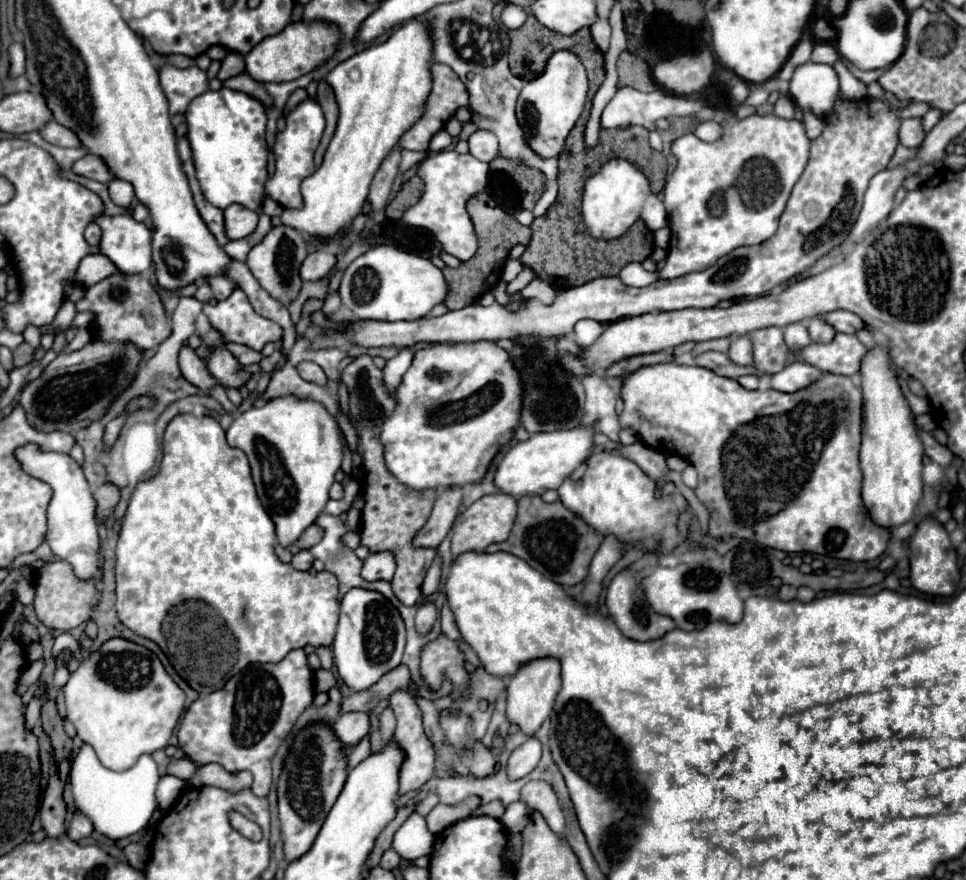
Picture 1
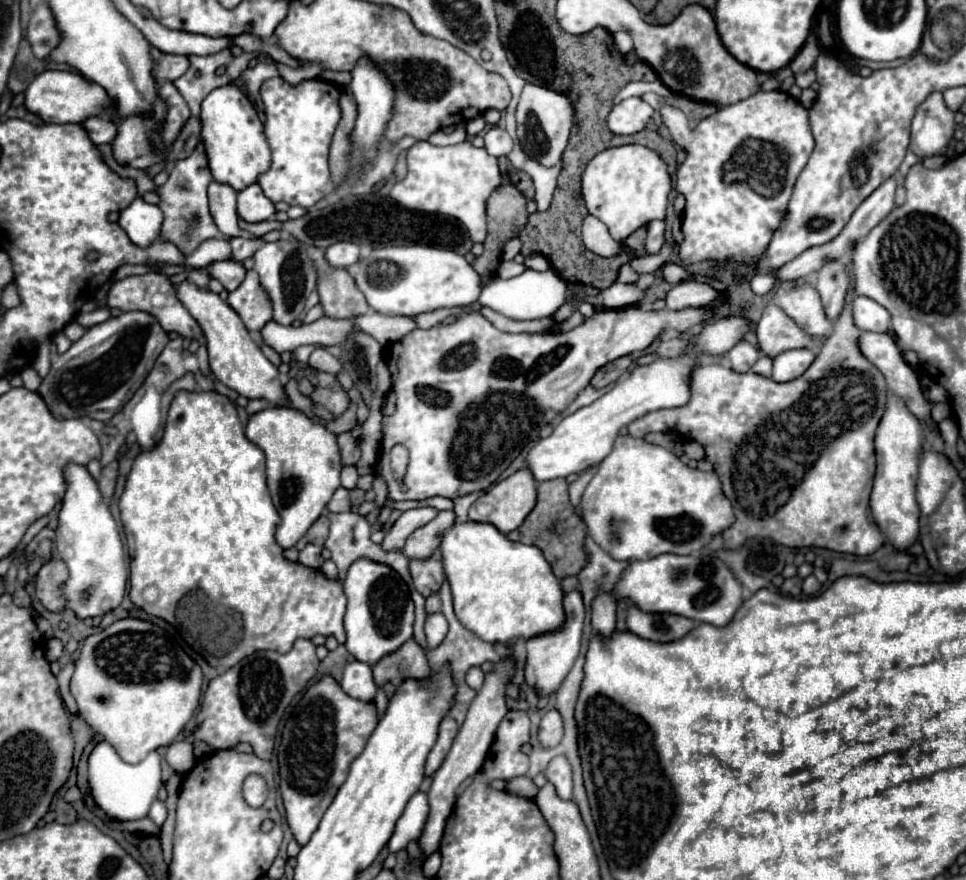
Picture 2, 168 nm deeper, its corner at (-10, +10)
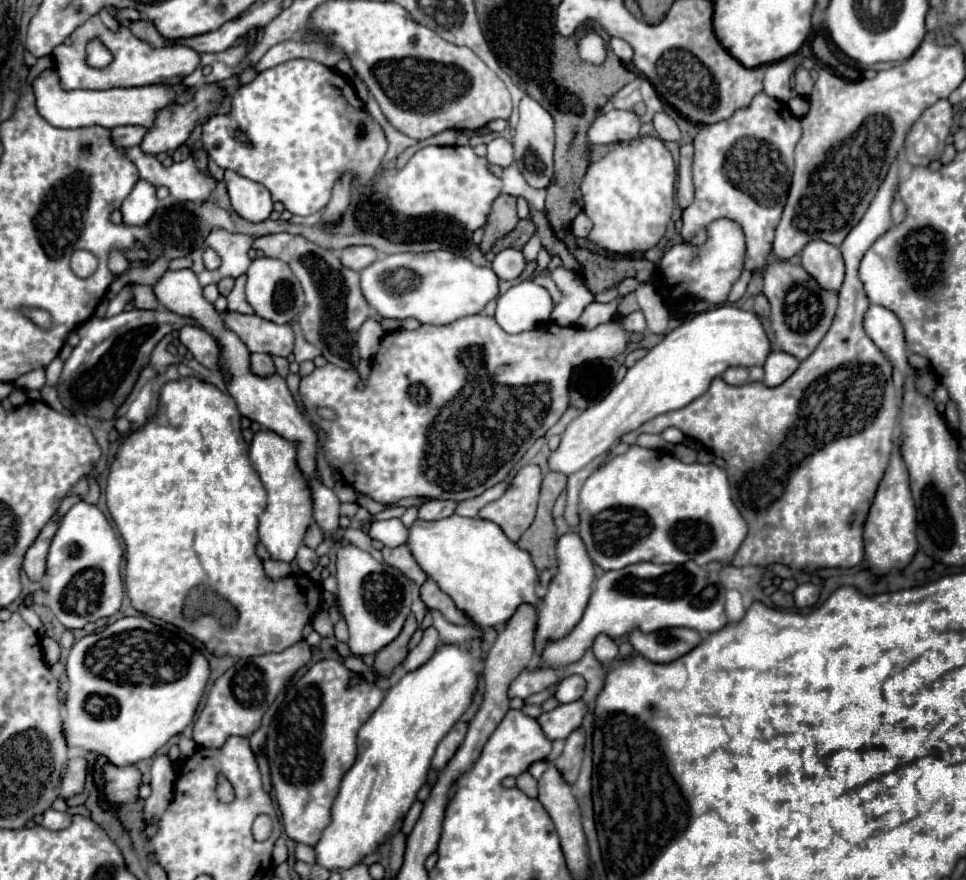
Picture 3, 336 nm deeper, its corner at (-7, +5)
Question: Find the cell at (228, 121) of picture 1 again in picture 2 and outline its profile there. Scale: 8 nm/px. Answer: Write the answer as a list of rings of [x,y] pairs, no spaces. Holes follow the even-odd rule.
[[[232,84],[212,90],[202,102],[202,140],[214,180],[230,184],[236,192],[258,182],[258,174],[270,168],[270,146],[262,132],[262,122],[250,100]]]

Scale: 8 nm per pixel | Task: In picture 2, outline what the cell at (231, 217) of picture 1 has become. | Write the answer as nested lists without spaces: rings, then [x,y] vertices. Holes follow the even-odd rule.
[[[250,184],[238,192],[238,216],[246,222],[262,222],[274,216],[274,204],[264,196],[258,184]]]

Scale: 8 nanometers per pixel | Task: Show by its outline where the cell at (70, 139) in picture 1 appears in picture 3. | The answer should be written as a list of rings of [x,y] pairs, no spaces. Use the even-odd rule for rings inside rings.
[[[113,127],[111,129],[111,141],[117,147],[135,147],[139,145],[139,139],[143,139],[145,127]]]

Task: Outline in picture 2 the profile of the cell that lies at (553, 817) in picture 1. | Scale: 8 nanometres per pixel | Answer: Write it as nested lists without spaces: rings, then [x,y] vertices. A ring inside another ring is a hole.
[[[556,756],[550,760],[548,768],[544,770],[548,782],[556,786],[556,792],[560,798],[570,800],[572,798],[572,766],[566,756]]]

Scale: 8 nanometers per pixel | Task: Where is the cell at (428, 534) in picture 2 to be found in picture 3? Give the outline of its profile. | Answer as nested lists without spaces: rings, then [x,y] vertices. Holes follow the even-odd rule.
[[[399,545],[399,547],[383,547],[383,559],[387,565],[399,569],[403,575],[407,575],[409,579],[413,579],[417,585],[421,585],[425,581],[425,571],[419,567],[419,563],[415,561],[415,557],[411,555],[411,549],[407,545]]]

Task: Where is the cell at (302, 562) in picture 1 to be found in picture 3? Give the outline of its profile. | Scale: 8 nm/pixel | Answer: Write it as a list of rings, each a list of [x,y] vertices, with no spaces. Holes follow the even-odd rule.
[[[301,545],[295,561],[303,573],[311,573],[317,567],[317,553],[313,549],[309,549],[307,545]]]

